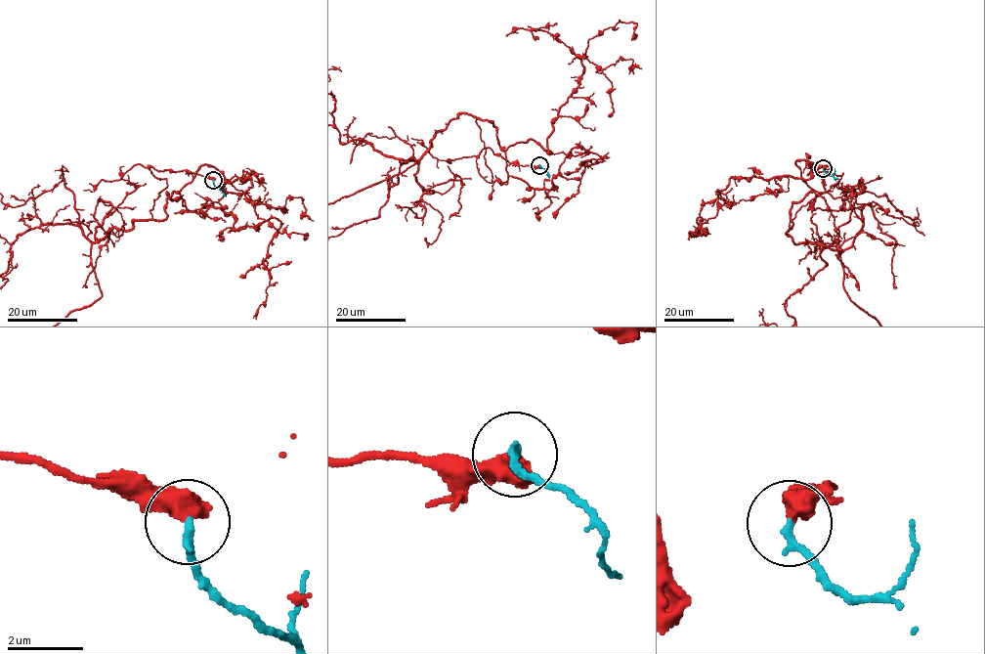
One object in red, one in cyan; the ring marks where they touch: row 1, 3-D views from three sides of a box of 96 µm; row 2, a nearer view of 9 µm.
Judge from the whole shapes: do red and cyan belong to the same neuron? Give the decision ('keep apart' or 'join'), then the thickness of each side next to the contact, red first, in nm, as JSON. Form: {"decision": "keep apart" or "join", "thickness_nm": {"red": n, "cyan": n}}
{"decision": "join", "thickness_nm": {"red": 600, "cyan": 220}}

